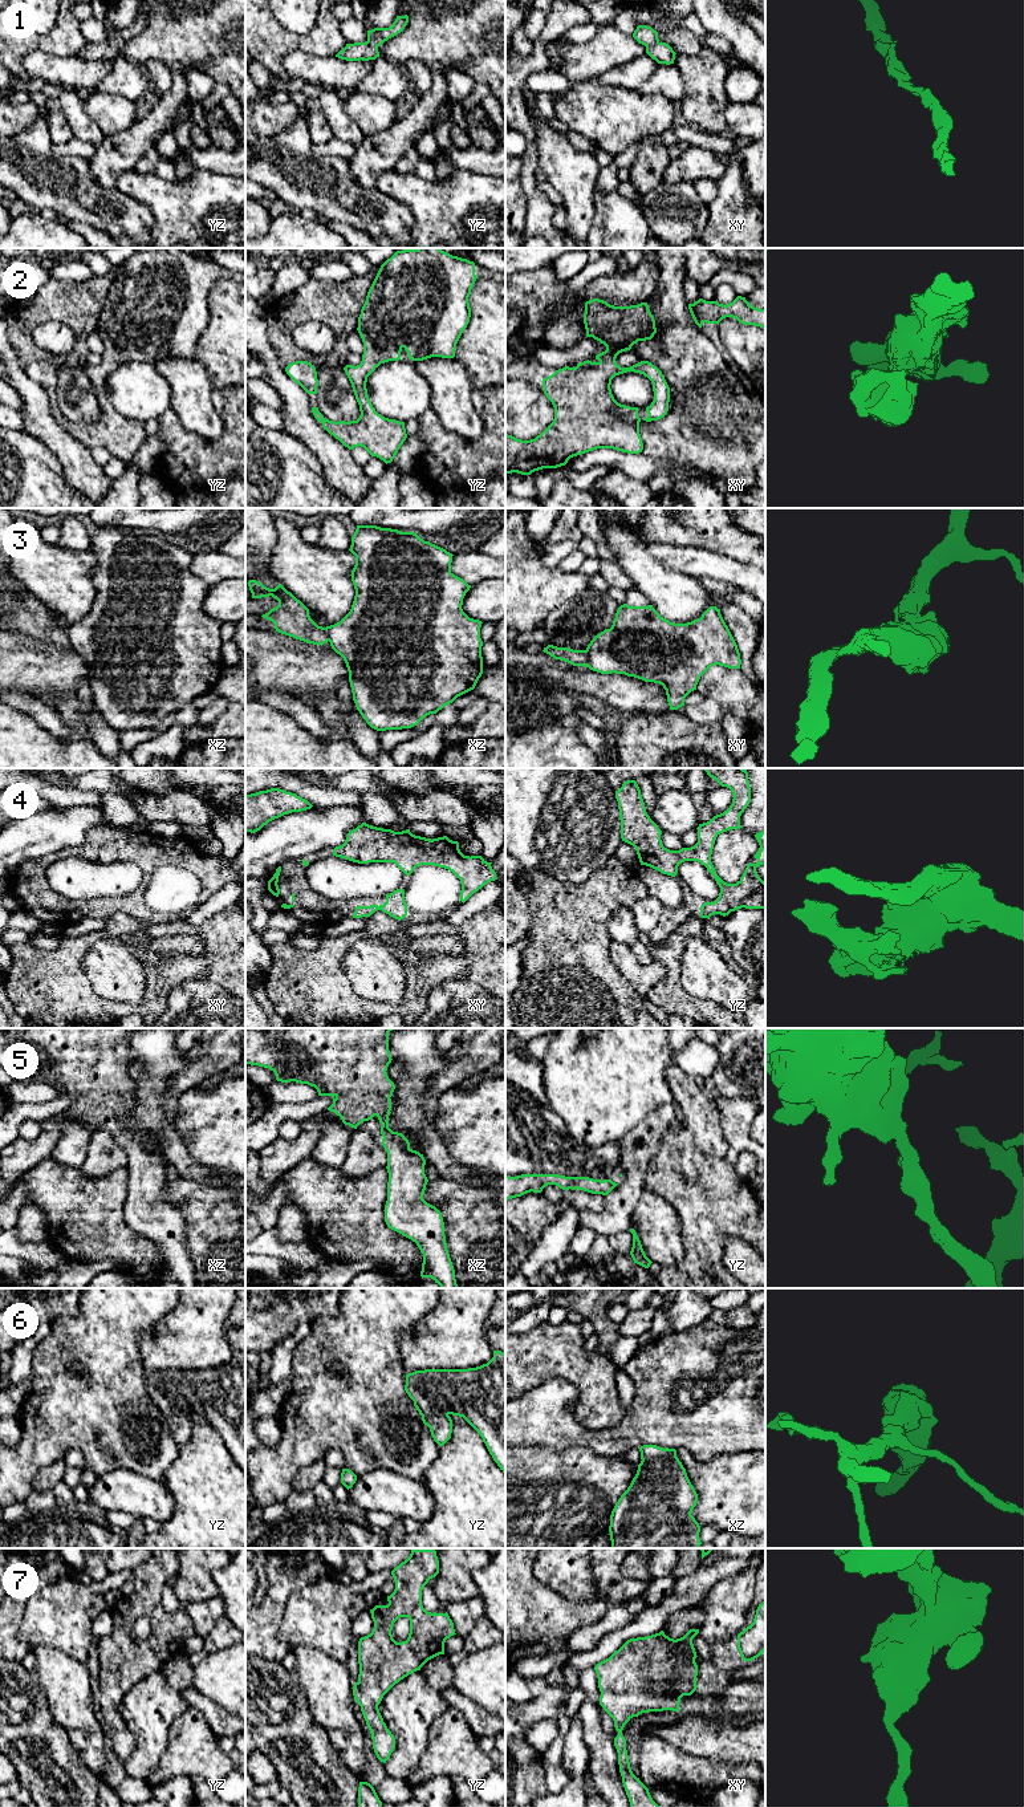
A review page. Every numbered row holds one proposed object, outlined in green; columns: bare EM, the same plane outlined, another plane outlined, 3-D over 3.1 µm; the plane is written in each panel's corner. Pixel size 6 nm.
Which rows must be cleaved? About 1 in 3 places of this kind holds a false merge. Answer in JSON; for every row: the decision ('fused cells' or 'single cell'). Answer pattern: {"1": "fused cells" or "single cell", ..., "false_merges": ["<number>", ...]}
{"1": "single cell", "2": "single cell", "3": "fused cells", "4": "single cell", "5": "single cell", "6": "single cell", "7": "single cell", "false_merges": ["3"]}

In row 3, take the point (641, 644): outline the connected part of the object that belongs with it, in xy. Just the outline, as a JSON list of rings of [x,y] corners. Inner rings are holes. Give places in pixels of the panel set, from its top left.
[[[710,606],[700,618],[687,624],[674,624],[653,608],[618,608],[610,629],[597,634],[586,647],[588,667],[601,674],[625,674],[663,686],[670,710],[684,706],[684,698],[694,690],[700,677],[715,665],[740,669],[737,645],[726,625],[720,609]]]

